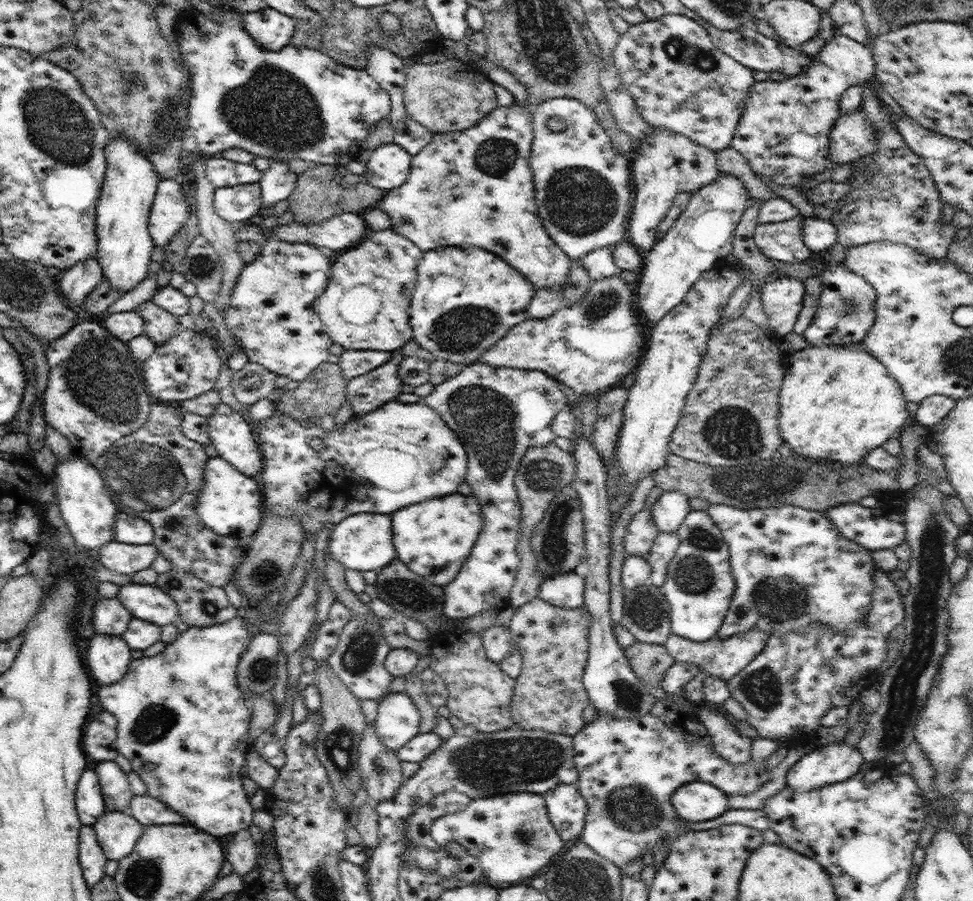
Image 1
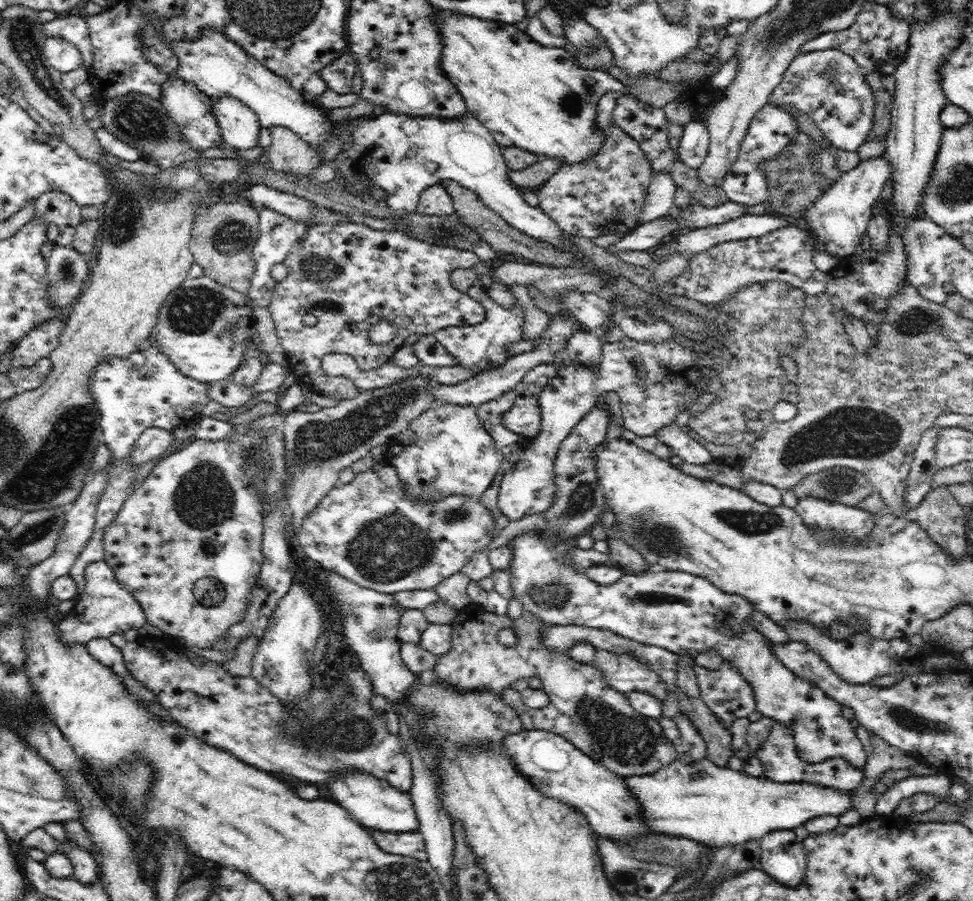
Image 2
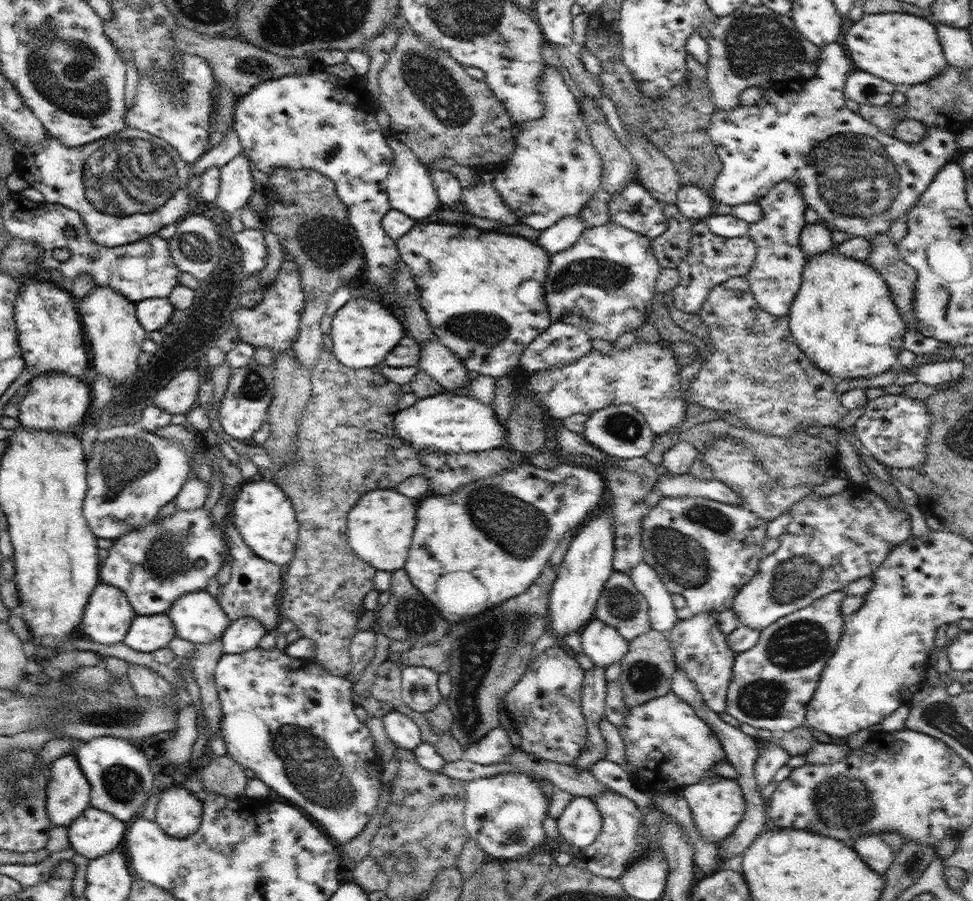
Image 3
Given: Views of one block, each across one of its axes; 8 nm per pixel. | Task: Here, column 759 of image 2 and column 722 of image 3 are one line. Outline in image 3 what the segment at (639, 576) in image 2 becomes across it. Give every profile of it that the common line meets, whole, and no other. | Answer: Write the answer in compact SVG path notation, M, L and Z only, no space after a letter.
M704 611L688 619L679 618L676 626L669 632L669 638L675 664L686 672L708 708L721 714L725 712L736 652L730 649L726 633L718 627L718 615L718 611Z

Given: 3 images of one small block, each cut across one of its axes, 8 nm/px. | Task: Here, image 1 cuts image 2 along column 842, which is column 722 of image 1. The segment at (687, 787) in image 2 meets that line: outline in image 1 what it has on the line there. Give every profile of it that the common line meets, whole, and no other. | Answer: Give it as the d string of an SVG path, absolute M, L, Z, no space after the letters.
M696 781L676 789L671 796L671 803L679 818L704 822L718 818L729 809L728 797L715 785Z

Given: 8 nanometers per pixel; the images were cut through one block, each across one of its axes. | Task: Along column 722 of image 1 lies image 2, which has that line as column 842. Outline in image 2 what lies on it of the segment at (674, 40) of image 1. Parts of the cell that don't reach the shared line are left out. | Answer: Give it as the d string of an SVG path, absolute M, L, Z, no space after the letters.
M836 48L798 54L770 95L769 103L786 109L796 108L813 120L834 147L857 151L869 138L874 124L876 99L866 83L866 72L848 53Z

